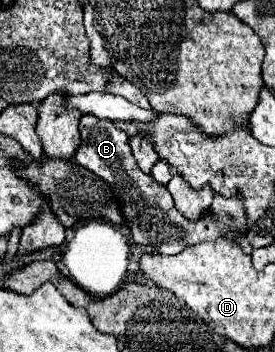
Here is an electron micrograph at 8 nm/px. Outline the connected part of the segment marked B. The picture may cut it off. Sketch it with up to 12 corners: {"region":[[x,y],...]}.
{"region":[[81,116],[75,162],[105,182],[137,244],[177,254],[237,230],[171,214],[113,120]]}

